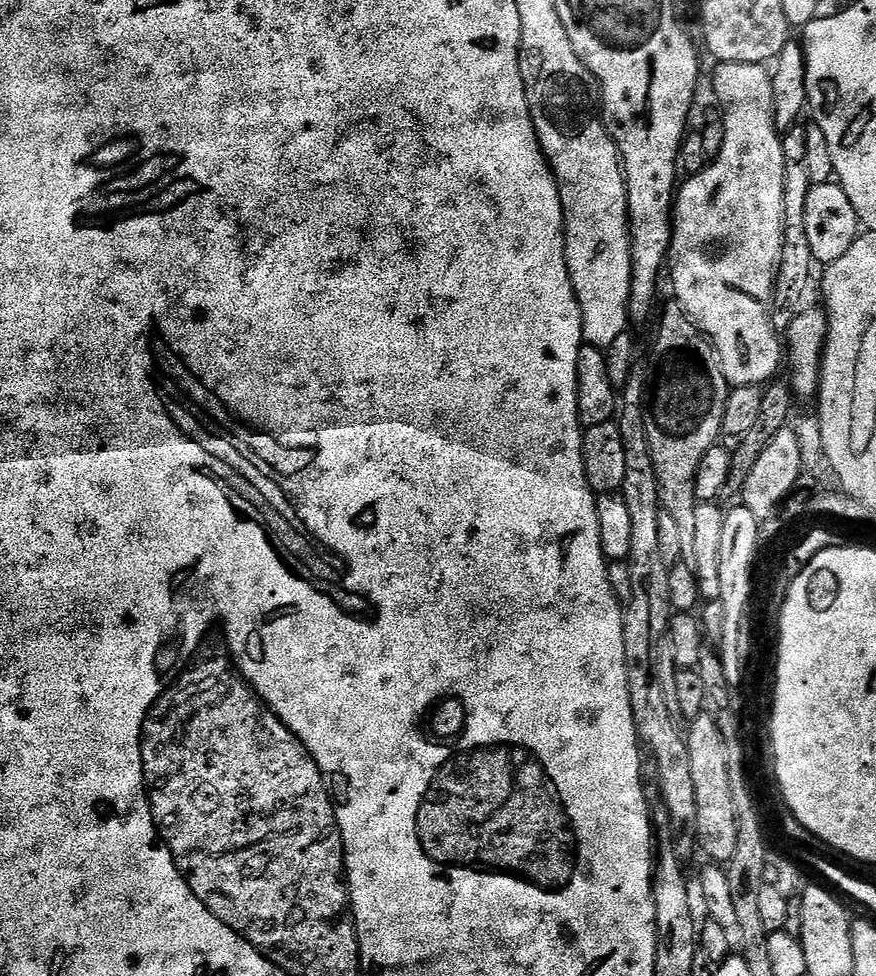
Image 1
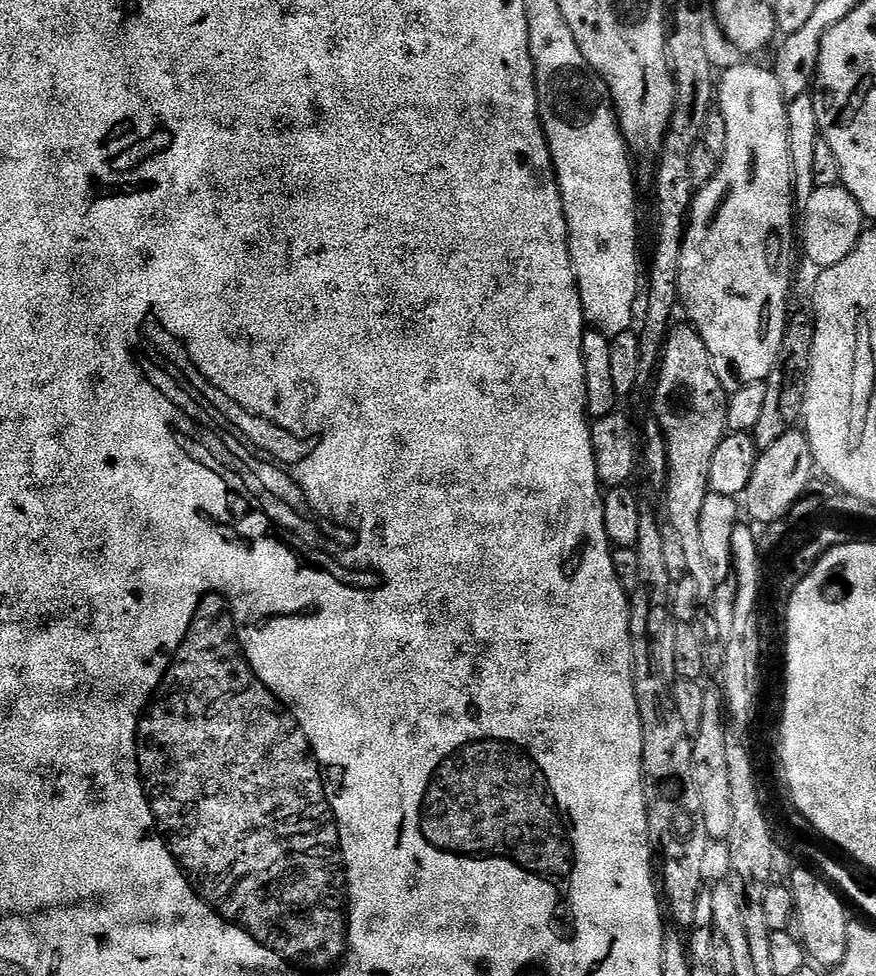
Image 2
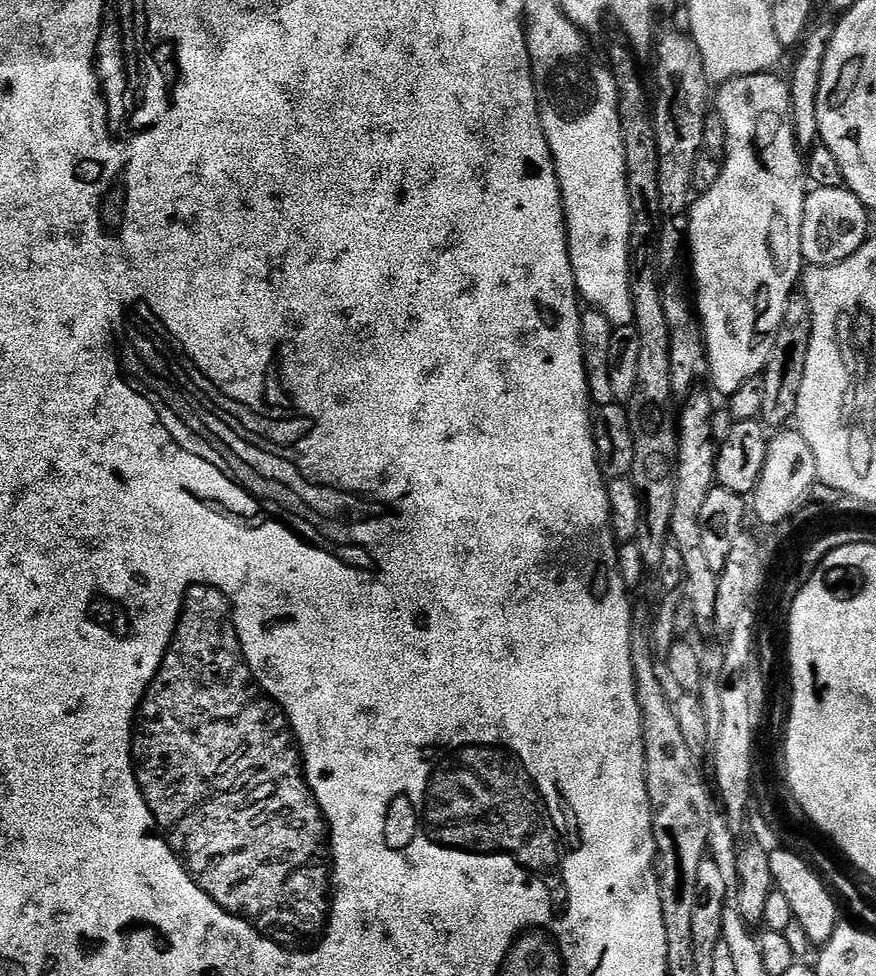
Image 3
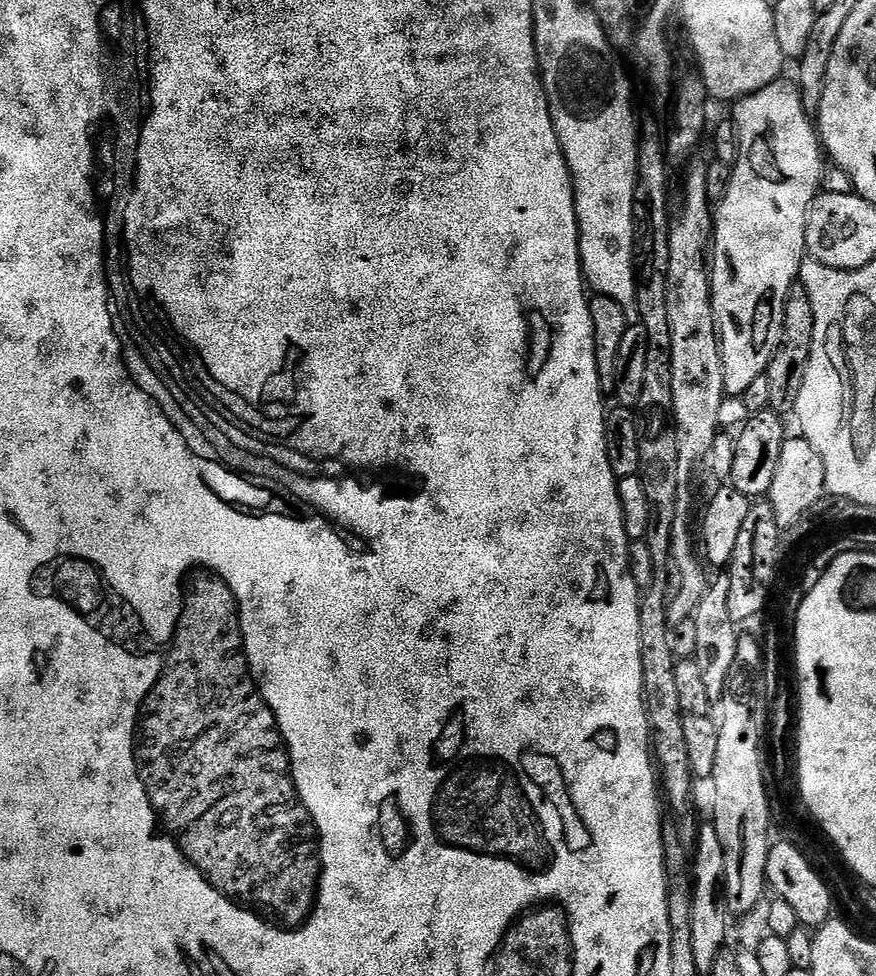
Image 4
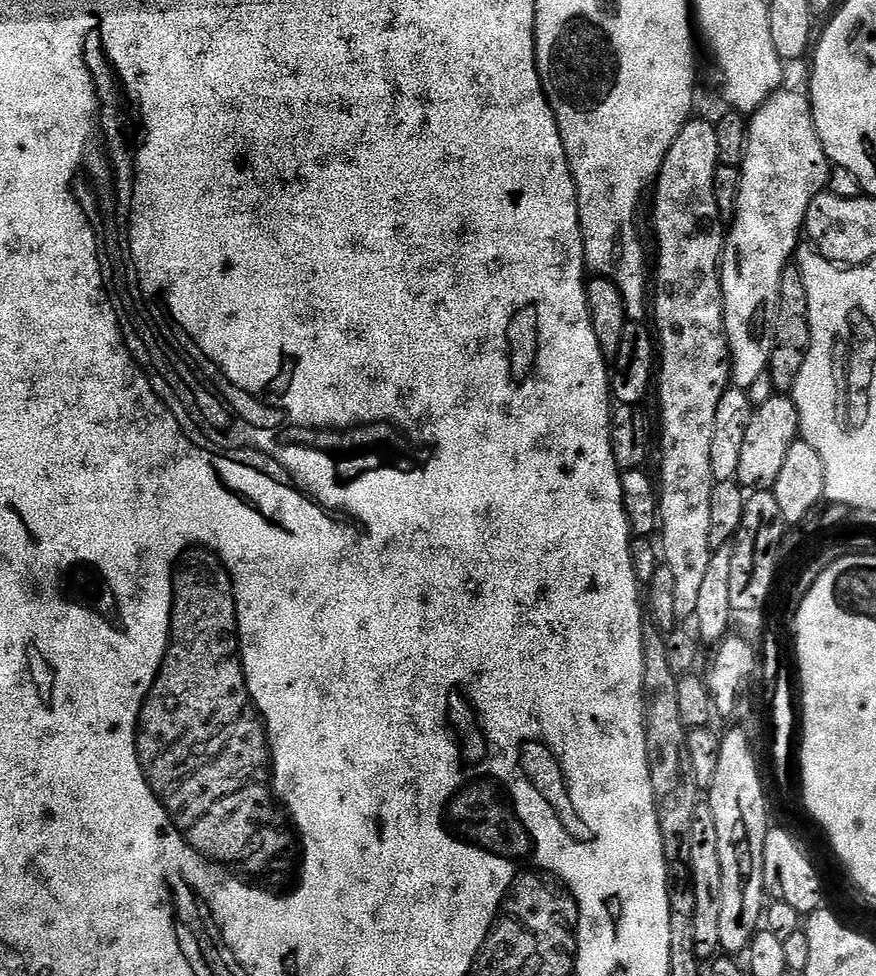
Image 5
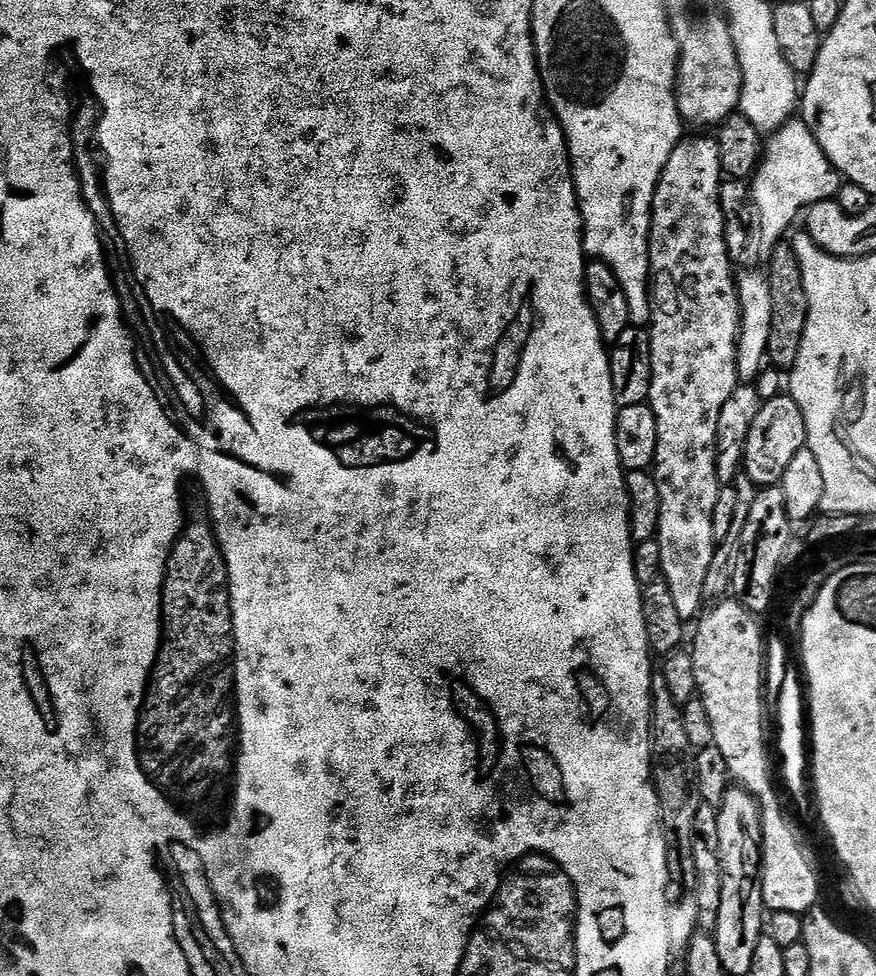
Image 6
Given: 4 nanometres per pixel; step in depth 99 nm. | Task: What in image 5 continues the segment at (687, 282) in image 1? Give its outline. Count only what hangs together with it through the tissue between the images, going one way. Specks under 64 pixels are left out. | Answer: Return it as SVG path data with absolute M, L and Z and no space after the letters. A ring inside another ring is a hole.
M778 91L759 110L751 113L750 119L748 120L748 145L744 151L744 162L740 165L739 170L740 193L738 194L738 206L736 207L736 215L732 217L730 227L726 232L724 255L720 257L720 281L722 282L722 294L724 295L724 321L726 322L726 334L728 335L728 351L732 361L730 380L735 387L746 390L758 379L758 374L768 371L772 339L776 333L776 311L778 310L778 294L780 293L780 286L782 284L782 274L785 268L789 267L793 257L795 257L797 248L801 247L806 210L810 206L812 198L820 195L828 187L830 161L816 133L816 127L812 121L812 105L809 97L805 93L803 96L800 92Z

